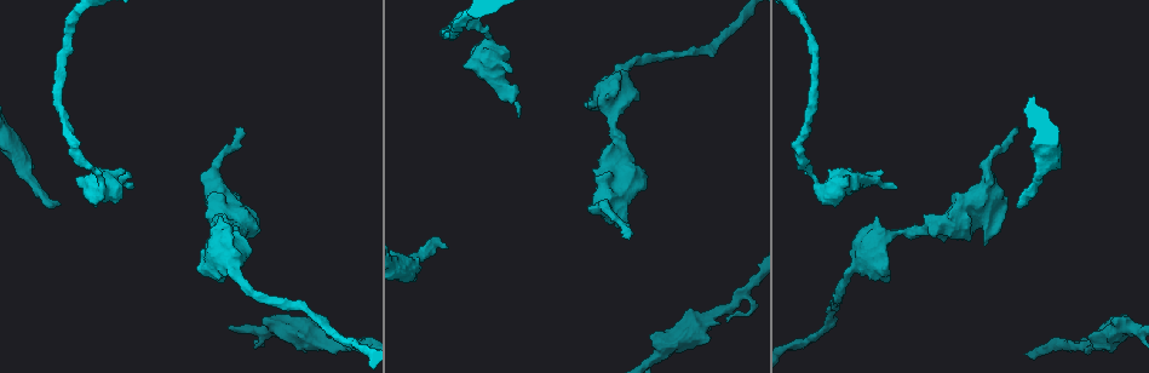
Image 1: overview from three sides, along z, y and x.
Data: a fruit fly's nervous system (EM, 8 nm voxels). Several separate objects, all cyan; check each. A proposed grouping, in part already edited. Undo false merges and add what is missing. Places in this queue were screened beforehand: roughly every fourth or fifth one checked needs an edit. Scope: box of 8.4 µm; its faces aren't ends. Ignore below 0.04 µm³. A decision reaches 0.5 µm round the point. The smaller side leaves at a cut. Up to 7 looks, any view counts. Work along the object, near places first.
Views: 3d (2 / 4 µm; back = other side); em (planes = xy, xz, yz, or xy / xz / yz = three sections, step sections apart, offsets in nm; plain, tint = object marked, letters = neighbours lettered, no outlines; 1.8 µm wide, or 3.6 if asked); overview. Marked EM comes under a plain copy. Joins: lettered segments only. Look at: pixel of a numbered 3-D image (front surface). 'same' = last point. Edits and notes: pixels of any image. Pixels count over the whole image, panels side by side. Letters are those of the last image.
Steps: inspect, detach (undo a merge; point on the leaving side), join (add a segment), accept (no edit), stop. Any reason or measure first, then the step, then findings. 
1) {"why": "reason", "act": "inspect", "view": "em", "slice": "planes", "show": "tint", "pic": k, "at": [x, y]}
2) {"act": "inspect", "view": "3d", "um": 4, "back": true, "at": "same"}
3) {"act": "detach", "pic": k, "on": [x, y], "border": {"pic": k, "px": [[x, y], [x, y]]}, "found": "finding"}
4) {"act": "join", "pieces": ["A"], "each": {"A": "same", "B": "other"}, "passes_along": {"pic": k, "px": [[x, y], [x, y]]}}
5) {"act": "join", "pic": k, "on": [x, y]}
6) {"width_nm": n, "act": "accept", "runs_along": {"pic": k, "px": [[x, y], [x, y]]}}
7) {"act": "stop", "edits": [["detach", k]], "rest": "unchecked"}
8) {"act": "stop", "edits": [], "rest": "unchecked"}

{"why": "calibre changes", "act": "inspect", "view": "3d", "um": 4, "pic": 1, "at": [856, 181]}

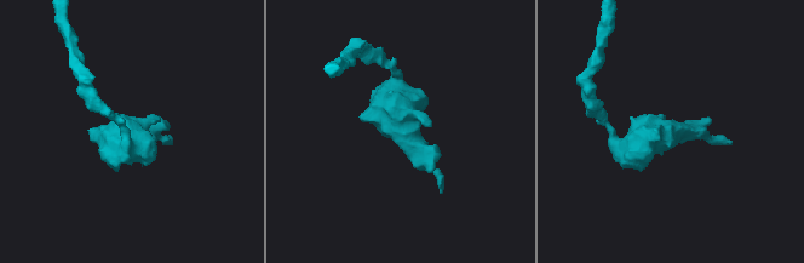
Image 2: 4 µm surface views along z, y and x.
{"act": "inspect", "view": "em", "um": 3.6, "slice": "planes", "show": "tint", "pic": 2, "at": [142, 133]}

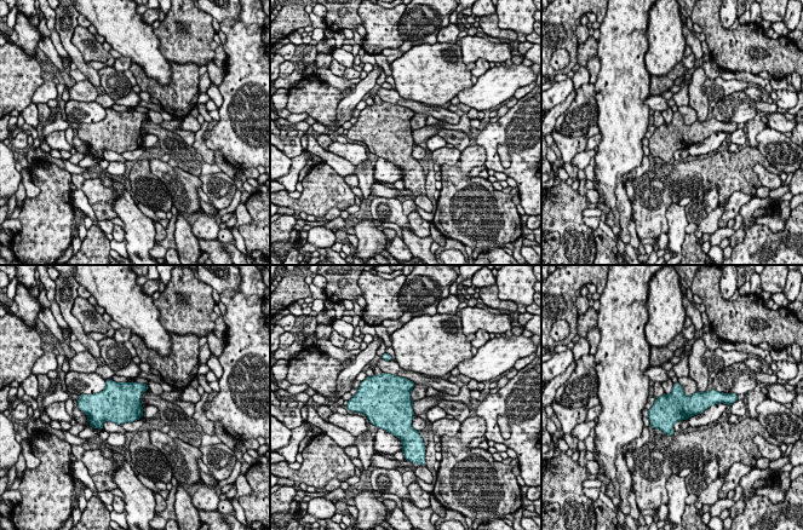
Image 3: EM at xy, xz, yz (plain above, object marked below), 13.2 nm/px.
{"why": "what lies round it", "act": "inspect", "view": "em", "um": 3.6, "slice": "planes", "show": "letters", "at": "same"}

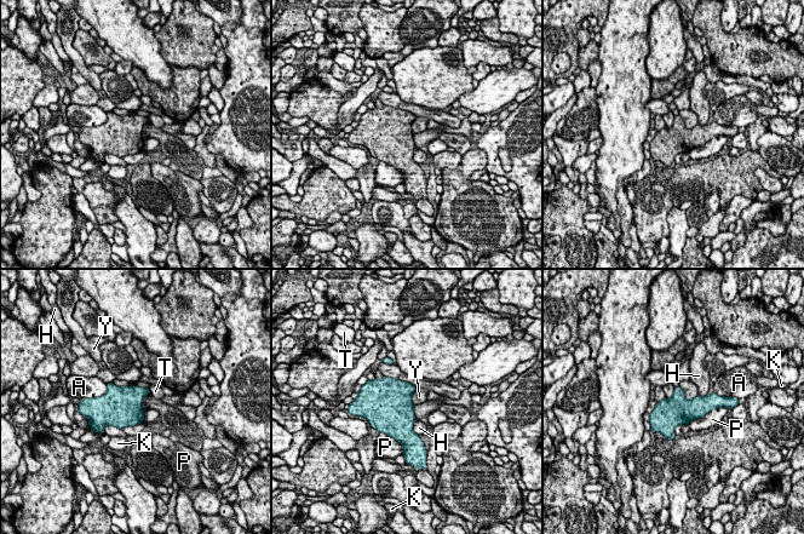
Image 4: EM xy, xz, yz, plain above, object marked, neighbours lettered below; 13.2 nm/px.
{"act": "accept", "each": {"A": "other", "H": "other", "K": "other", "P": "other", "T": "other", "Y": "other"}, "found": "all the same neuron"}

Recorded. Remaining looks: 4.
{"why": "an open end", "act": "inspect", "view": "3d", "um": 2, "pic": 1, "at": [59, 205]}

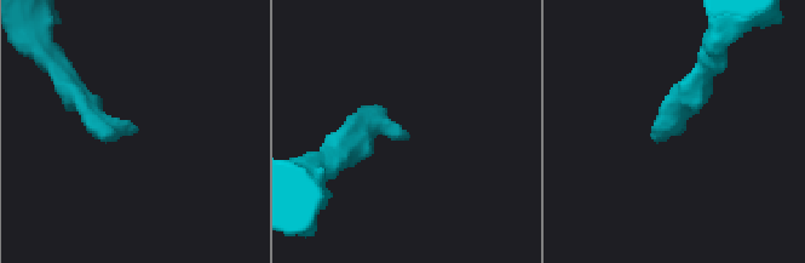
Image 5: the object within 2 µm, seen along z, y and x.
{"act": "inspect", "view": "em", "slice": "xy", "step": 8, "show": "letters", "pic": 5, "at": [133, 130]}

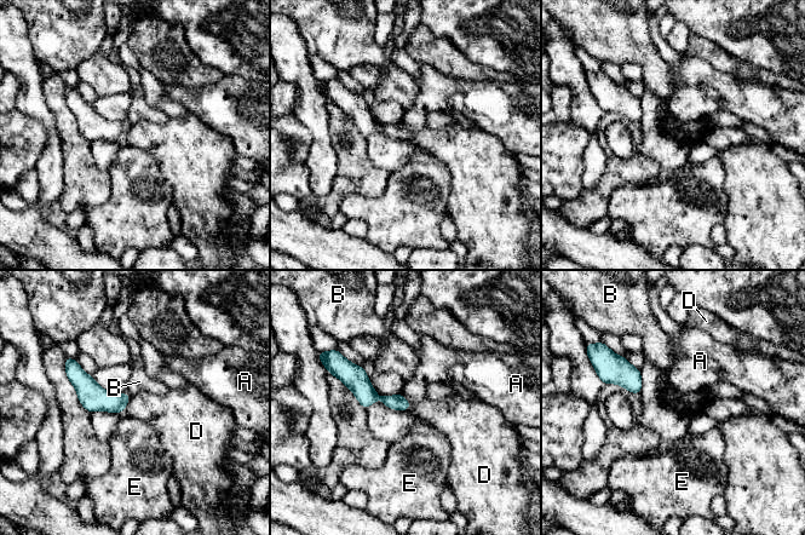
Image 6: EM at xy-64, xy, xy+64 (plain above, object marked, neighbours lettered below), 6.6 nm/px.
{"why": "another direction", "act": "inspect", "view": "em", "slice": "xz", "step": 8, "show": "letters", "at": "same"}

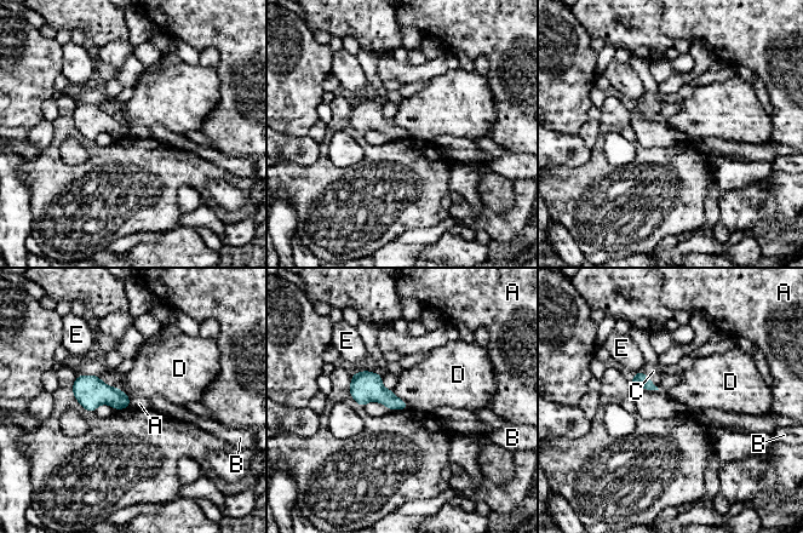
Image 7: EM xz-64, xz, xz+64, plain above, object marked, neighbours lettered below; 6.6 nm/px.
{"act": "join", "pieces": ["C"], "each": {"A": "other", "B": "other", "C": "same", "D": "other", "E": "other"}, "passes_along": {"pic": 7, "px": [[640, 380], [648, 378], [653, 371]]}, "found": "the neuron continues"}

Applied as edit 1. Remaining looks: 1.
{"act": "stop", "edits": [["join", 7]], "rest": "unchecked"}

